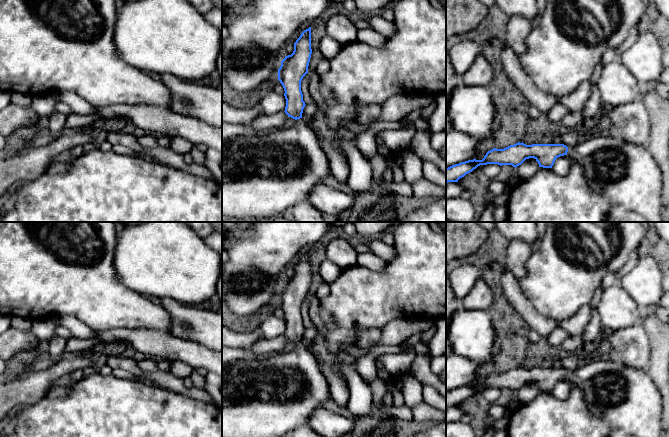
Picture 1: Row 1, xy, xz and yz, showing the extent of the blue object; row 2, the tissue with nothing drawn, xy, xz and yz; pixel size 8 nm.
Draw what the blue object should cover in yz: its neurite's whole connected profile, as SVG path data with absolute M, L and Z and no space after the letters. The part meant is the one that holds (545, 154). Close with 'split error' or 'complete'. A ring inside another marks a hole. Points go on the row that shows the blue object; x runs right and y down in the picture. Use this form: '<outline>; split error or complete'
M594 132L589 140L573 147L567 147L564 144L526 145L518 142L504 149L493 148L486 153L482 160L468 160L446 168L446 183L458 182L460 178L480 165L512 165L516 168L529 158L534 158L539 167L552 168L555 160L564 155L568 155L581 165L588 184L611 203L619 204L626 210L640 214L647 222L662 222L662 173L659 164L646 146L626 142L613 133Z; split error

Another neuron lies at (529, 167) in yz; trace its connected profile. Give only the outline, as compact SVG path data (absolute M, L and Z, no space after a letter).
M534 158L526 159L521 165L516 167L519 182L530 179L539 169L539 164Z

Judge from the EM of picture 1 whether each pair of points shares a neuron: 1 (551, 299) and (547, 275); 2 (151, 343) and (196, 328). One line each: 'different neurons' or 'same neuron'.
1: same neuron
2: different neurons

